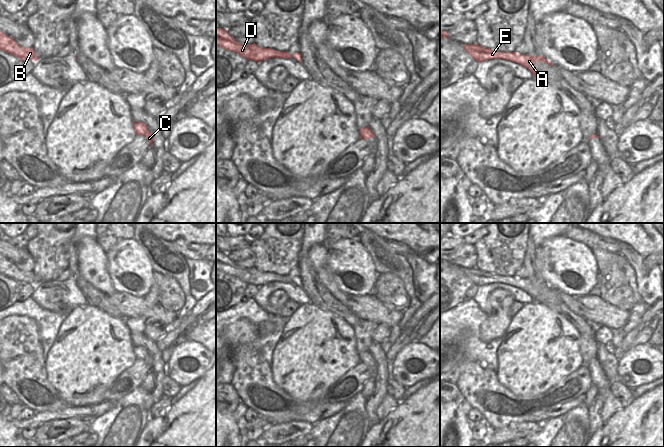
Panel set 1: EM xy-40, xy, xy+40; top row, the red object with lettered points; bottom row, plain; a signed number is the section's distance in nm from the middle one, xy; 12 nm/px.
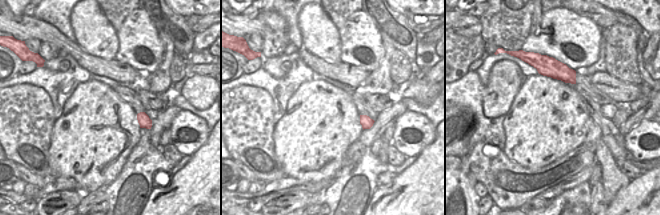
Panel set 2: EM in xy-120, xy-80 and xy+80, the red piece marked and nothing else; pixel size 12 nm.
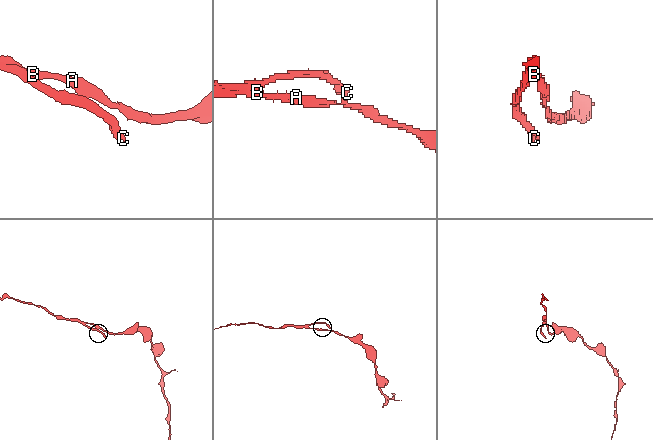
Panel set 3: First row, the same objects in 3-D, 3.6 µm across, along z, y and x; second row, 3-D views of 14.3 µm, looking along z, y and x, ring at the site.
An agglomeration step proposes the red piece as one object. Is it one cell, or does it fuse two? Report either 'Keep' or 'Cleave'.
Cleave.

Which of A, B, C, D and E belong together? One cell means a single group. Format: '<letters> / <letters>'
A / B C D E

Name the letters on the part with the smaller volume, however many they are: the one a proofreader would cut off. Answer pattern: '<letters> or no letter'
B, C, D, E.

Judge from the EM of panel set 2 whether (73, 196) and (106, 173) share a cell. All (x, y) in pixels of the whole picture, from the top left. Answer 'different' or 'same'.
different

